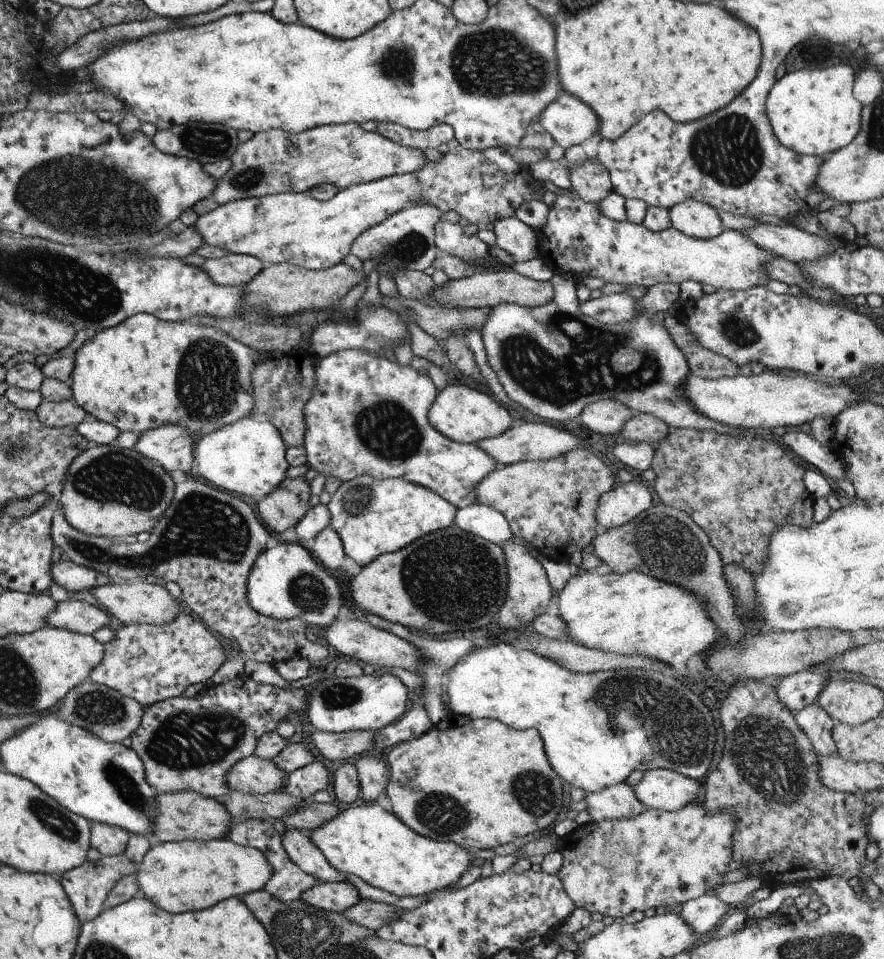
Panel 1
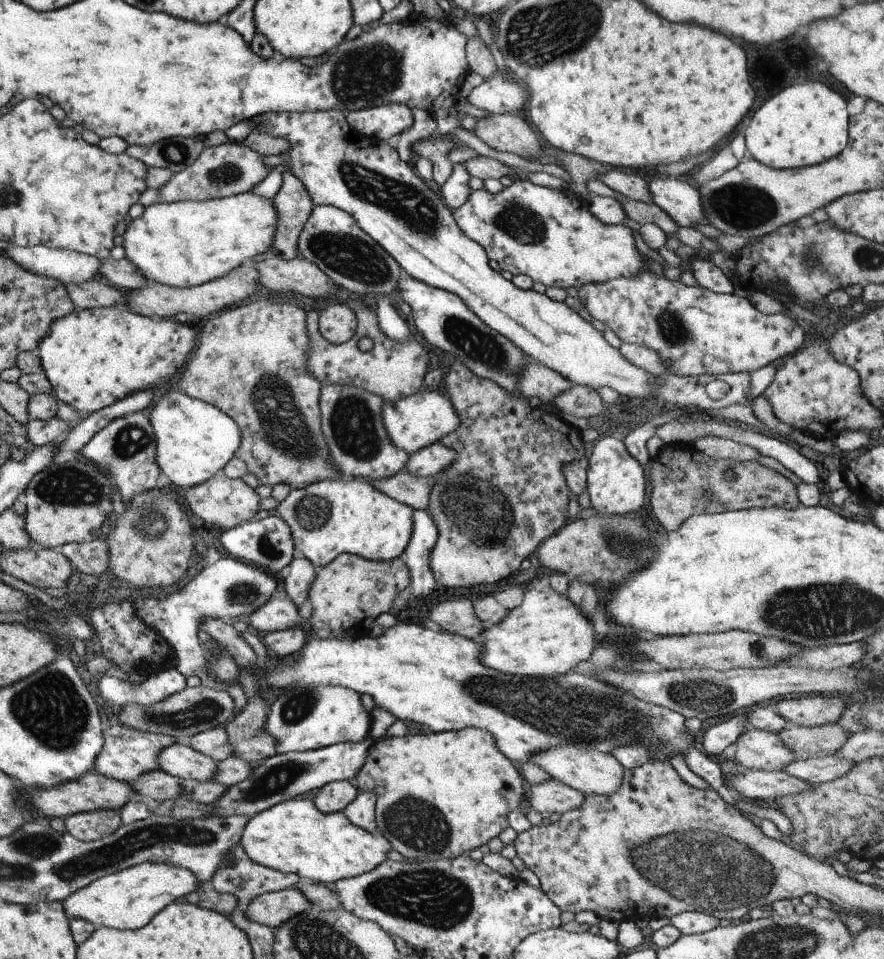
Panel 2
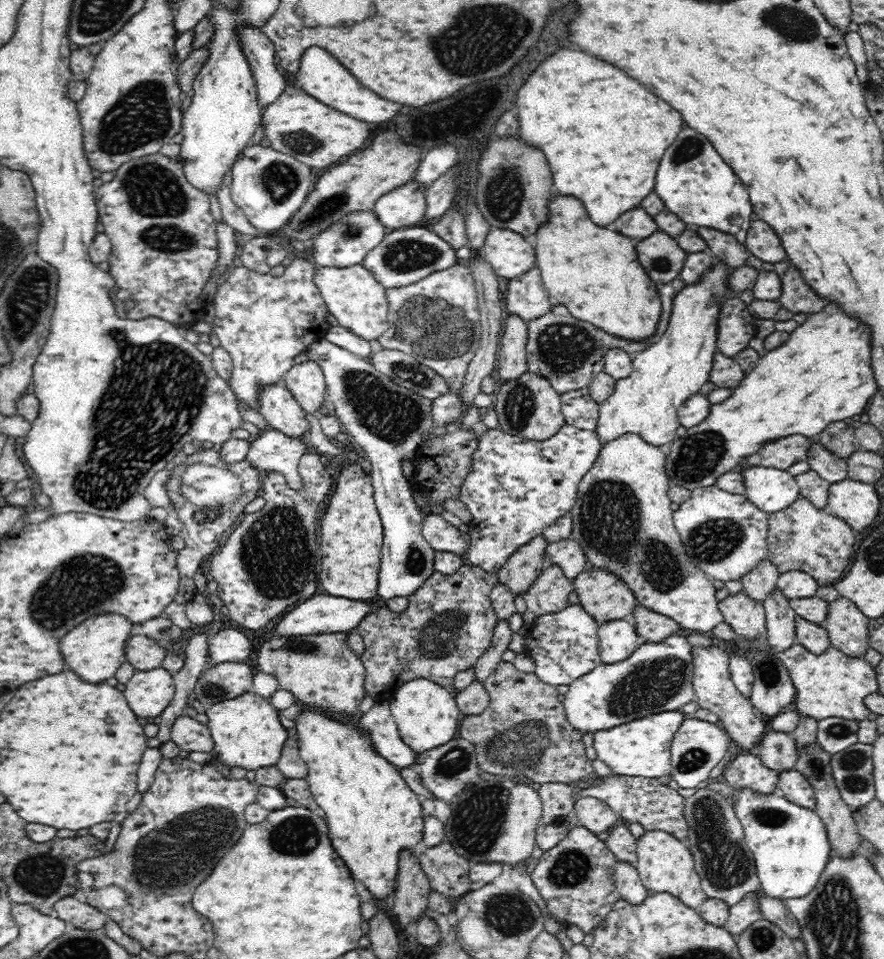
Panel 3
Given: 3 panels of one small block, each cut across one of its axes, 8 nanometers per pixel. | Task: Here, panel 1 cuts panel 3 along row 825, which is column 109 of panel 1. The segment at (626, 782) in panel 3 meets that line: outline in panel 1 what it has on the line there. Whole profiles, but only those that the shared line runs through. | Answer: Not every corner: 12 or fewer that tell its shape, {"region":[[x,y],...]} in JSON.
{"region":[[186,609],[114,624],[88,680],[143,708],[204,683],[221,644]]}

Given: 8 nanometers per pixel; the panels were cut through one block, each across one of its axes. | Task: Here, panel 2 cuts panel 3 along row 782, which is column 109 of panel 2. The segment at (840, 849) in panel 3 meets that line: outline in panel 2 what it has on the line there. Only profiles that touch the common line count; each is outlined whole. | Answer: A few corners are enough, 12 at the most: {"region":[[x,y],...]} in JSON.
{"region":[[100,810],[63,818],[65,831],[96,841],[120,827],[117,811]]}

